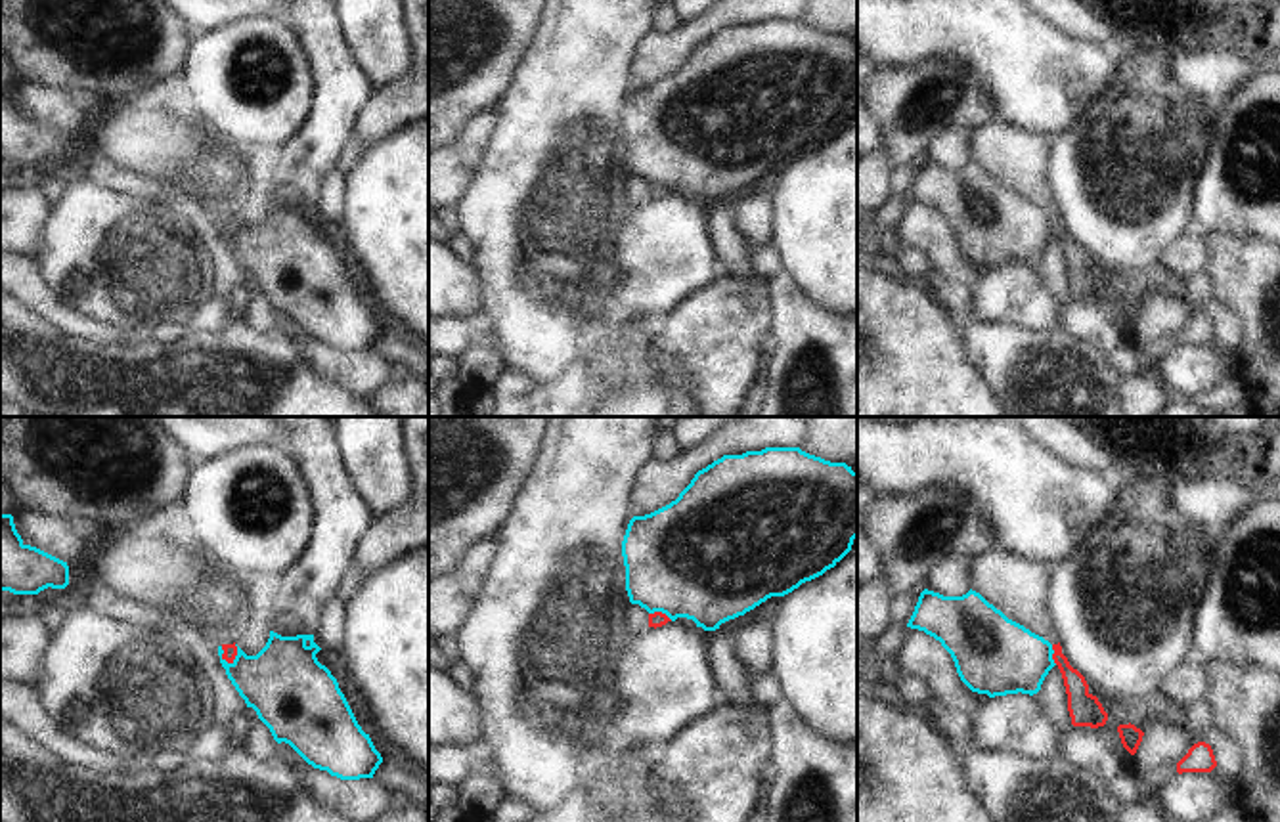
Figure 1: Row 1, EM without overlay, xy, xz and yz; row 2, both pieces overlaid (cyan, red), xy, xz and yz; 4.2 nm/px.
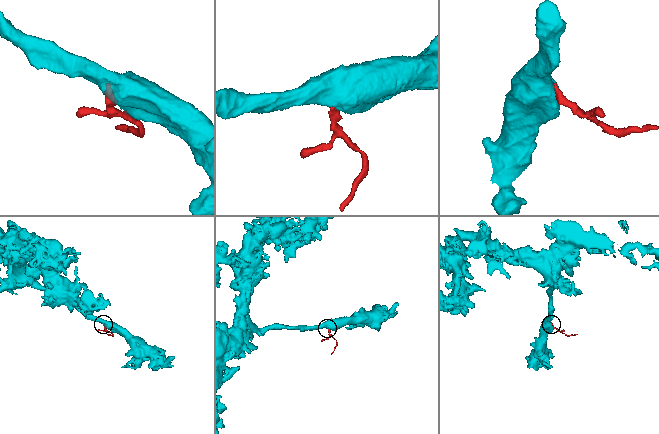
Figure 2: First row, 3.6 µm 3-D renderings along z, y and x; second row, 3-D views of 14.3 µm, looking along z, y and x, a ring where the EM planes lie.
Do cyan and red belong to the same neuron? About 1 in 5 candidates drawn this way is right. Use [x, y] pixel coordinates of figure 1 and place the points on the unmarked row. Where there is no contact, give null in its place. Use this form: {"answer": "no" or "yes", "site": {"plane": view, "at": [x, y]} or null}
{"answer": "no", "site": {"plane": "xy", "at": [238, 226]}}

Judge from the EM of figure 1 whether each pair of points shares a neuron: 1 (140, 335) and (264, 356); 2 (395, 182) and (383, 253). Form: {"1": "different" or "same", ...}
{"1": "different", "2": "same"}

